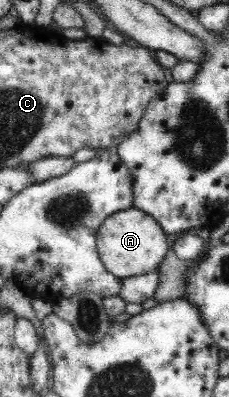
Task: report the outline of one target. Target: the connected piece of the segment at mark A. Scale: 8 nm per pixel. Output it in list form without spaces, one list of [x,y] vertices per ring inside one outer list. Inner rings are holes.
[[[132,207],[109,216],[96,232],[95,249],[108,273],[123,280],[150,273],[166,255],[166,234],[151,215]]]

